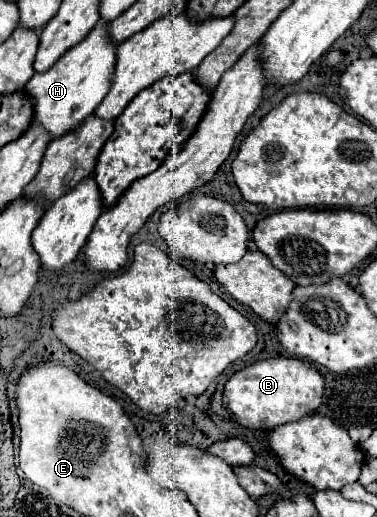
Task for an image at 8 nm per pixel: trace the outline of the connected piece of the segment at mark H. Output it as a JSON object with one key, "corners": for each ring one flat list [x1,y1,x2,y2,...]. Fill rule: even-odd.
{"corners":[[99,20,99,24,87,34,83,42,71,48,45,74,33,74,33,78,25,84,27,96,33,98,33,122,41,124,51,138,75,132,109,92,117,46,109,42,105,28,107,22]]}

